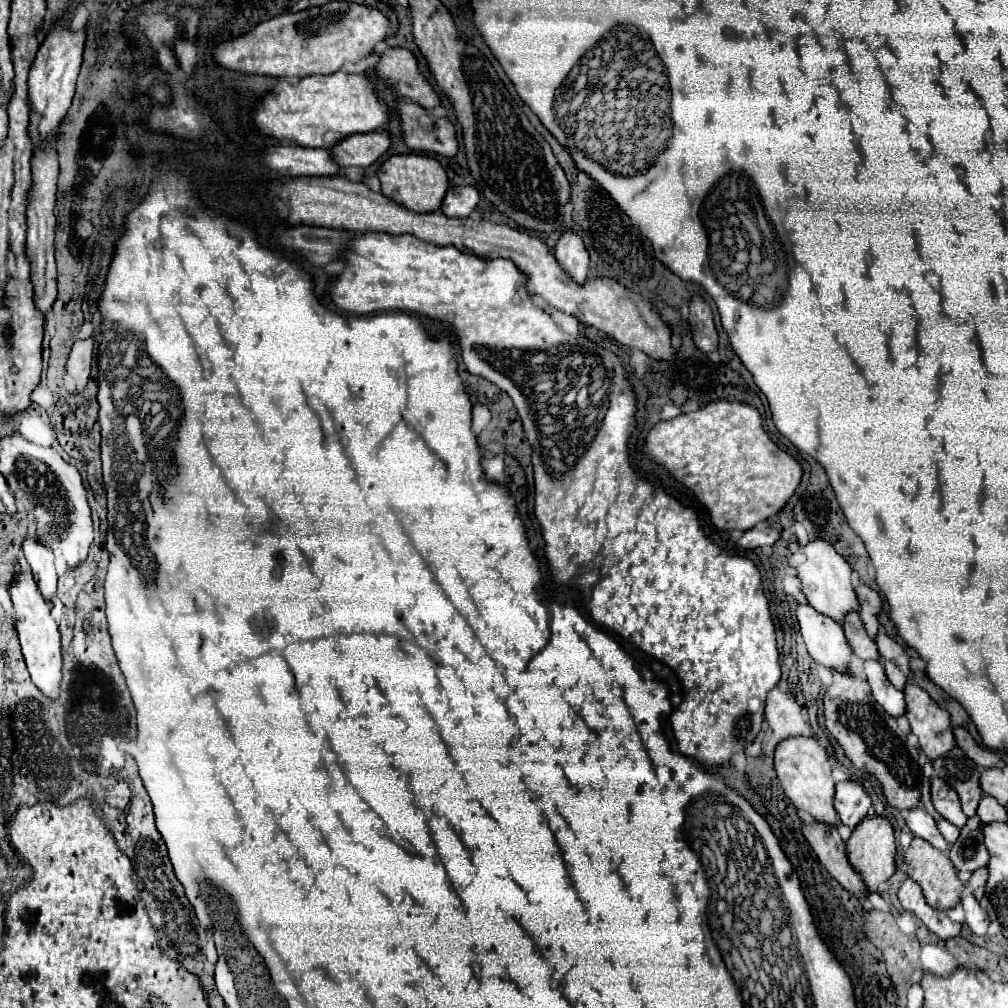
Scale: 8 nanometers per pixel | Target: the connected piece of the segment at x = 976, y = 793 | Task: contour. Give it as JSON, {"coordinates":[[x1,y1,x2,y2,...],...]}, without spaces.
{"coordinates":[[954,747,944,757,938,757,934,761,934,773,938,777,944,777,944,781,948,781,948,785,958,791,964,813,972,817,984,795,980,787,980,767,970,757,966,757,960,747]]}

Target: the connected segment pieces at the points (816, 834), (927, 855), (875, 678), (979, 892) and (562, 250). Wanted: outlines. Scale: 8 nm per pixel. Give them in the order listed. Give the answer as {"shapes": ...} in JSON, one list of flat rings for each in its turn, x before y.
{"shapes":[[[818,823,818,825,804,825,802,833,814,853,818,855,820,863,826,867,826,871,854,897,866,899,868,887,860,873,850,865,846,855,846,843,838,835,836,827]],[[914,837,910,847,906,849,904,859,908,863,908,877,916,879,918,885,924,889,924,897,926,897,928,905,938,907,938,911,944,911,944,909,952,909,960,903,960,893,966,883,958,879,956,867,952,865,952,861,944,853,936,851,936,847,932,847,928,841]],[[866,661,864,671,868,677,868,683,872,687,872,695,876,703,890,715,890,717,900,717,906,713,906,703,904,703,904,693,898,691,886,677,884,665,878,661]],[[982,867,982,869,978,869,978,871,972,873,968,885,974,889,974,897,976,897,976,899,982,899,982,897,984,897,986,879,988,879,988,869,986,869,986,867]],[[564,231,560,235,554,251,556,251,556,259,560,261,560,265,564,265,564,269,568,269,568,273,572,273,572,279,586,281,590,255,588,255,588,249,580,235,576,235,572,231]]]}

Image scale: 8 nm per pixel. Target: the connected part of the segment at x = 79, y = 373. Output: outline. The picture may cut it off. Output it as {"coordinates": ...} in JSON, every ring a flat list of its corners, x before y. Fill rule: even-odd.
{"coordinates":[[84,339,74,343,68,361,66,361,66,373,76,381,74,393,80,393,90,377,92,367,92,355,94,355,94,339]]}

